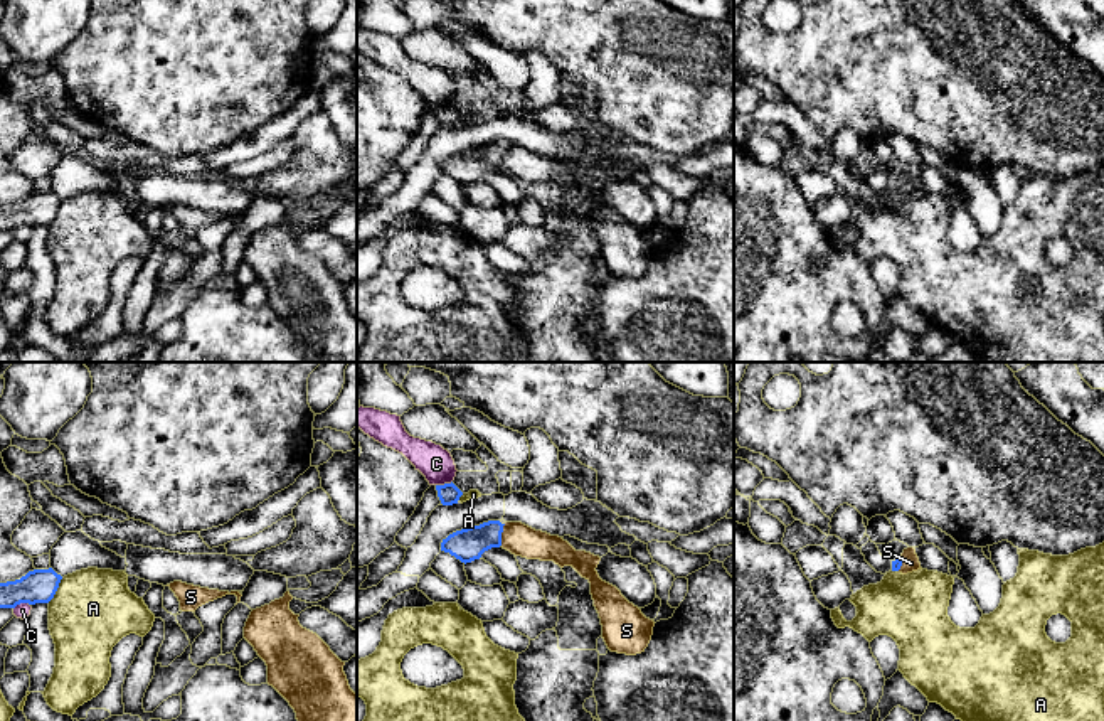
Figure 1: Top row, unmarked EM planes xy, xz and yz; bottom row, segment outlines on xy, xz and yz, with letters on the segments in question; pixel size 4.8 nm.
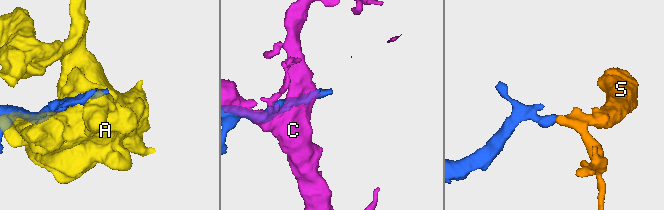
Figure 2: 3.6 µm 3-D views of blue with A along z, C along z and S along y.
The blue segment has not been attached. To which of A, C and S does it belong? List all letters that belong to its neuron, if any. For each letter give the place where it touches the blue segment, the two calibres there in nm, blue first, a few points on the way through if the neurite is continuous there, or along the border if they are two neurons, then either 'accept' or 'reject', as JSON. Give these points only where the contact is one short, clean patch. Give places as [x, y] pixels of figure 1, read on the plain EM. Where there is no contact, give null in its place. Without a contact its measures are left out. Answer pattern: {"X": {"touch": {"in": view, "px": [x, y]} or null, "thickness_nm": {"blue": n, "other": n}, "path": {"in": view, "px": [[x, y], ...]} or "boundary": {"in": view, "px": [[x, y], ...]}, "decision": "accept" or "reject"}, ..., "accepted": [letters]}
{"A": {"touch": {"in": "xy", "px": [56, 213]}, "thickness_nm": {"blue": 160, "other": 380}, "decision": "reject"}, "C": {"touch": {"in": "xy", "px": [21, 224]}, "thickness_nm": {"blue": 160, "other": 70}, "decision": "reject"}, "S": {"touch": {"in": "xz", "px": [500, 157]}, "thickness_nm": {"blue": 160, "other": 150}, "decision": "accept"}, "accepted": ["S"]}

